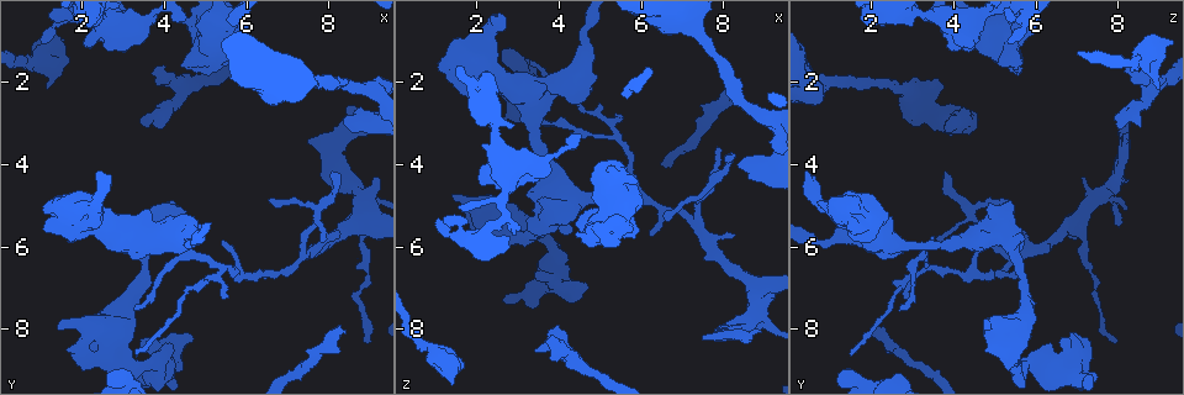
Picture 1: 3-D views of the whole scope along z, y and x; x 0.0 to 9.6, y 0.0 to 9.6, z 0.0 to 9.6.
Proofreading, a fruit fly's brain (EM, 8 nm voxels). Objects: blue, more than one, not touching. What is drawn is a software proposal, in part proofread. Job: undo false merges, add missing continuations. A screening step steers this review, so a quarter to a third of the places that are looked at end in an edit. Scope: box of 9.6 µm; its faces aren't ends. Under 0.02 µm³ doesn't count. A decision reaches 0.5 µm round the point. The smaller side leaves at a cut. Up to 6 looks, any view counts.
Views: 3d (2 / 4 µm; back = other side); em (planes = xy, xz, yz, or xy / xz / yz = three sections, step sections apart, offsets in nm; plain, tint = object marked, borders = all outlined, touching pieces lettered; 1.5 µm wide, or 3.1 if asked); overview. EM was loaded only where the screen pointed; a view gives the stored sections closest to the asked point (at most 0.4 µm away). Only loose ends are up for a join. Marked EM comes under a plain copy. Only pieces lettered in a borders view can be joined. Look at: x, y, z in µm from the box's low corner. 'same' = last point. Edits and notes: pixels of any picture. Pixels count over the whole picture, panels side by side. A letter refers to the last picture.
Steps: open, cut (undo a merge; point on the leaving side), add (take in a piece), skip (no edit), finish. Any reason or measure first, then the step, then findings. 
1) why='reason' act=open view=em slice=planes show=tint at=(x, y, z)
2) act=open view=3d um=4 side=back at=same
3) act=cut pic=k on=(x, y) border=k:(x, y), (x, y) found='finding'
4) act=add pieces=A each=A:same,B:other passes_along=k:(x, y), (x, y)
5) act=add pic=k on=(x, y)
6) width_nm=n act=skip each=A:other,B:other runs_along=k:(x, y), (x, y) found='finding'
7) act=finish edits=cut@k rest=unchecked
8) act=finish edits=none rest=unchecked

why='tapers out' act=open view=3d um=2 at=(5.50, 7.20, 2.75)

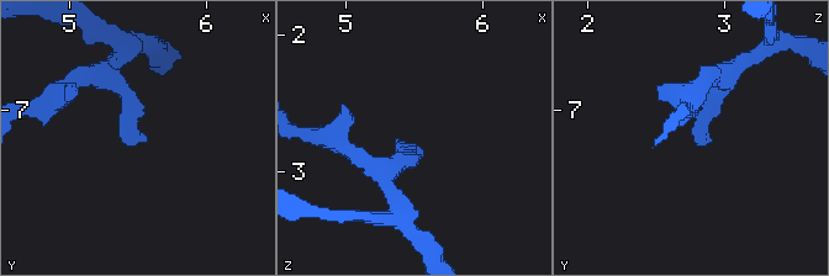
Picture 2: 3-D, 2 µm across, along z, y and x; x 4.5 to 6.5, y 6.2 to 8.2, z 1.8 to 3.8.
why='need the tissue' act=open view=em slice=planes show=borders at=(5.44, 7.22, 2.80)

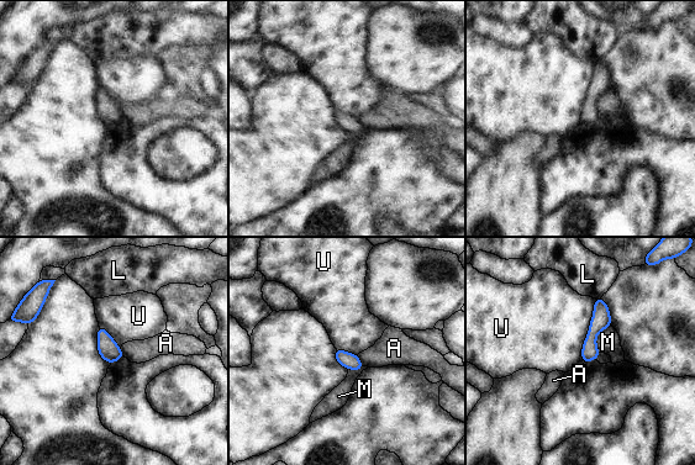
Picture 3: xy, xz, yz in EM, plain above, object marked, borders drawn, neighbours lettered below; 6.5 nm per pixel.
act=skip each=A:other,L:other,M:other,U:other border=3:(595, 299), (582, 348), (583, 362) found='none of them fits'

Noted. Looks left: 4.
why='an open end' act=open view=em slice=planes show=borders at=(3.25, 5.90, 4.70)

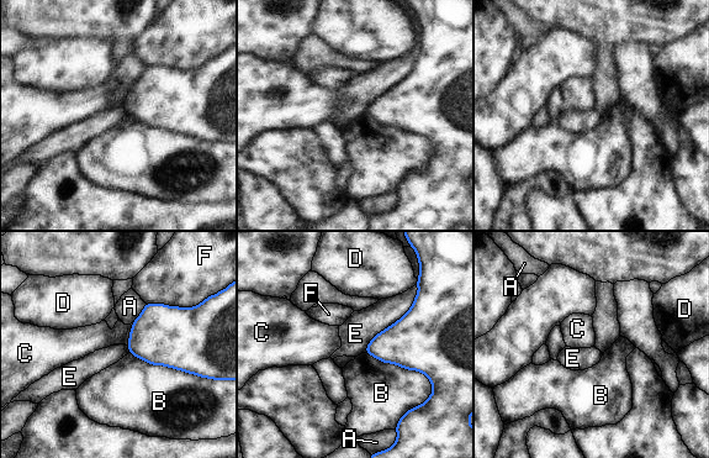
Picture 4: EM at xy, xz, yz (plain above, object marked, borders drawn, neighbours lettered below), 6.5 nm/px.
width_nm=240 act=skip each=A:other,B:other,C:other,D:other,E:other,F:other border=4:(365, 352), (432, 385), (395, 428) found='none of them fits'

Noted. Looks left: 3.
why='an open end' act=open view=em slice=xz step=8 show=borders at=(1.00, 1.05, 5.35)

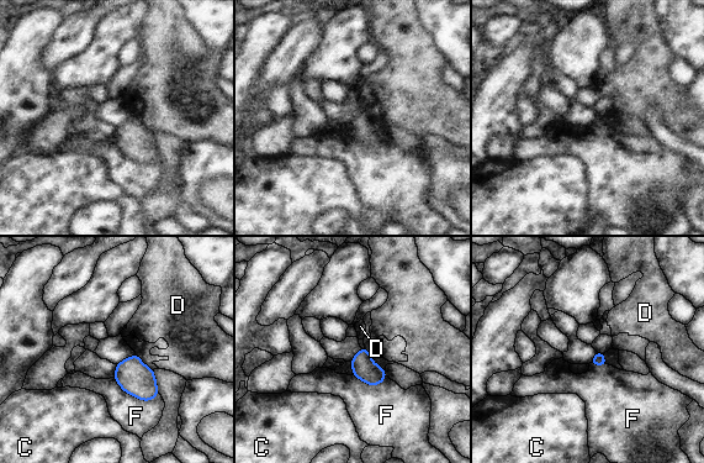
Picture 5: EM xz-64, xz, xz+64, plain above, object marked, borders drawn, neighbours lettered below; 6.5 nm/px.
longest_contact=F:320nm act=skip each=C:other,D:other,F:other border=5:(112, 378), (142, 400), (158, 395) found='no lettered piece goes on from it'

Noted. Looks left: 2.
act=finish edits=none rest=unchecked

